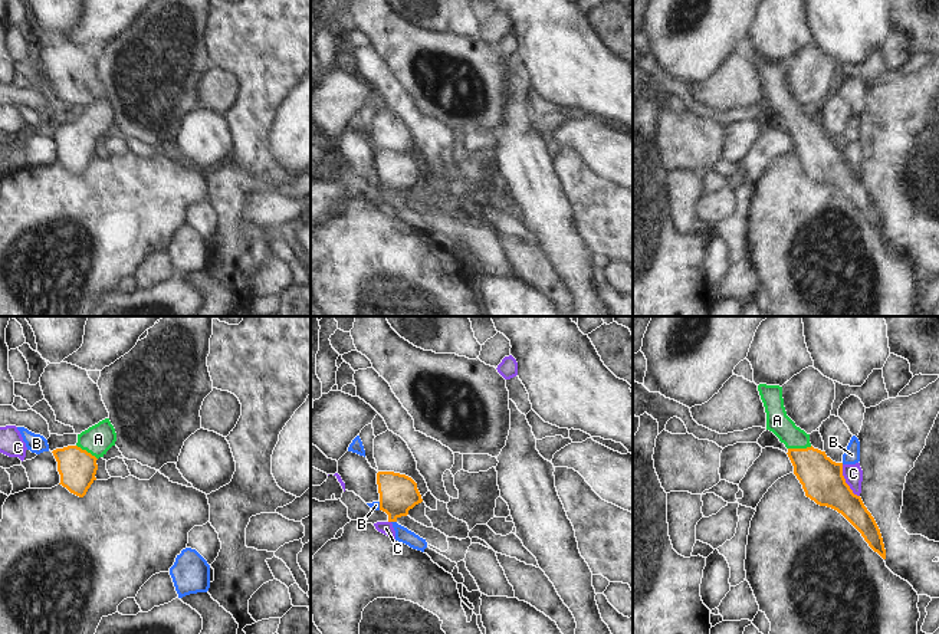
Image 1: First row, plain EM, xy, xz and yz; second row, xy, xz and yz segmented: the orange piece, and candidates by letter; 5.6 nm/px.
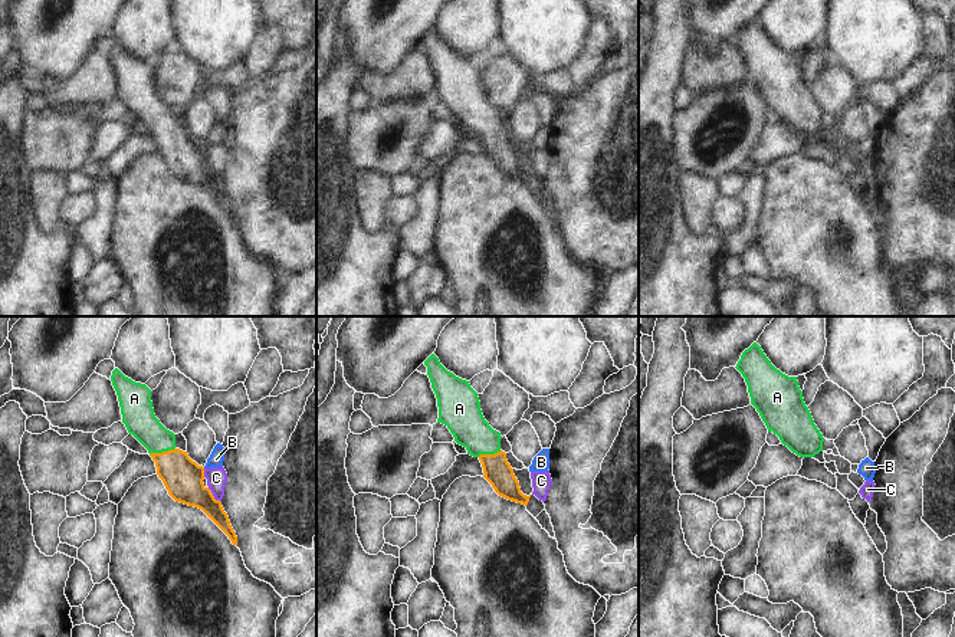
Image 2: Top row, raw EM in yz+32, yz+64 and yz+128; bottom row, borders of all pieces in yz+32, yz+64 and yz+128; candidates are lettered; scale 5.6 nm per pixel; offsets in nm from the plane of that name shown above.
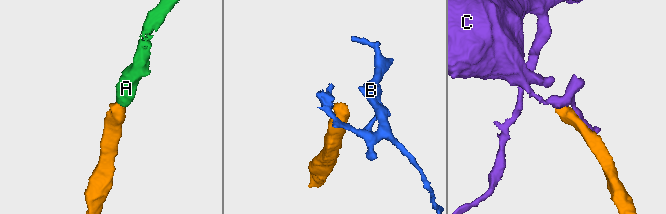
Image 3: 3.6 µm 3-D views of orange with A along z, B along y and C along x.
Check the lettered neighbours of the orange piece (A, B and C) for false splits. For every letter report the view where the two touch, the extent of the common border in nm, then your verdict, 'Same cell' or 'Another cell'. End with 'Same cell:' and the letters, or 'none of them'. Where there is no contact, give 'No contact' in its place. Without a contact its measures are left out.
A: Touches orange in yz. Shared border 140 nm. Same cell
B: Touches orange in xz. Shared border 30 nm. Another cell
C: Touches orange in yz. Shared border 200 nm. Another cell
Same cell: A.

